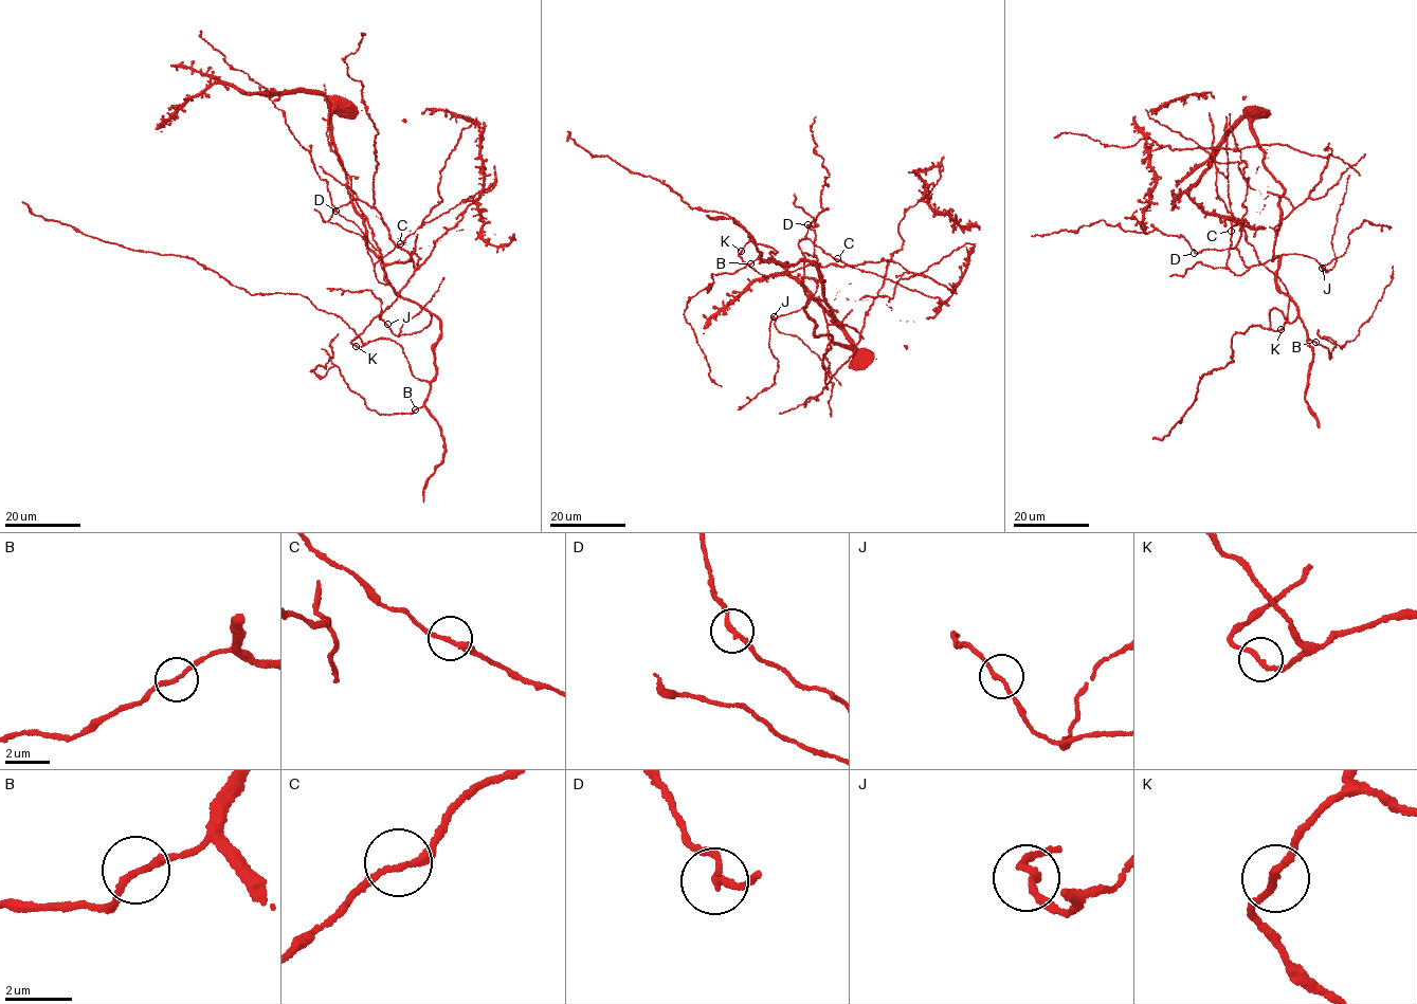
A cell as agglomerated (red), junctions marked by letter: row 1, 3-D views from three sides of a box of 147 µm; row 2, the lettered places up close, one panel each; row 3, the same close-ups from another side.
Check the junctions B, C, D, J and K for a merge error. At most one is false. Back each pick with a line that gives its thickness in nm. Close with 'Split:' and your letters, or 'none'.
Split: none

